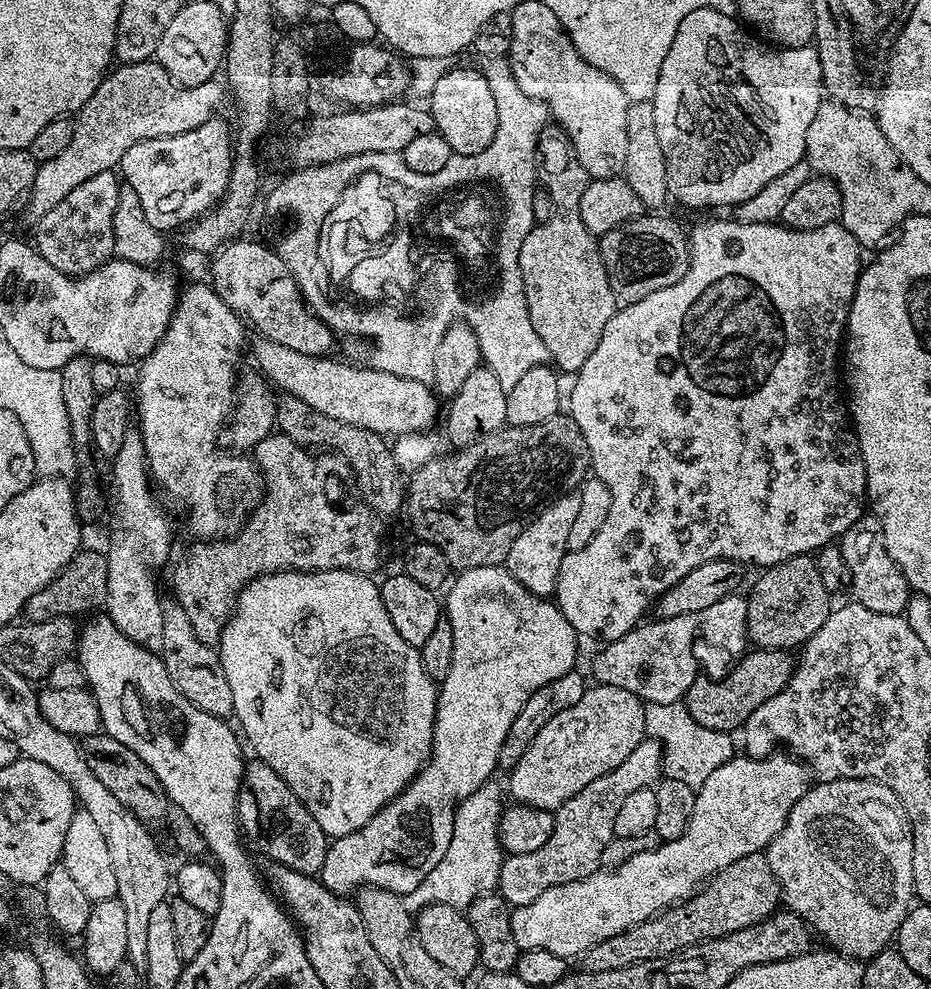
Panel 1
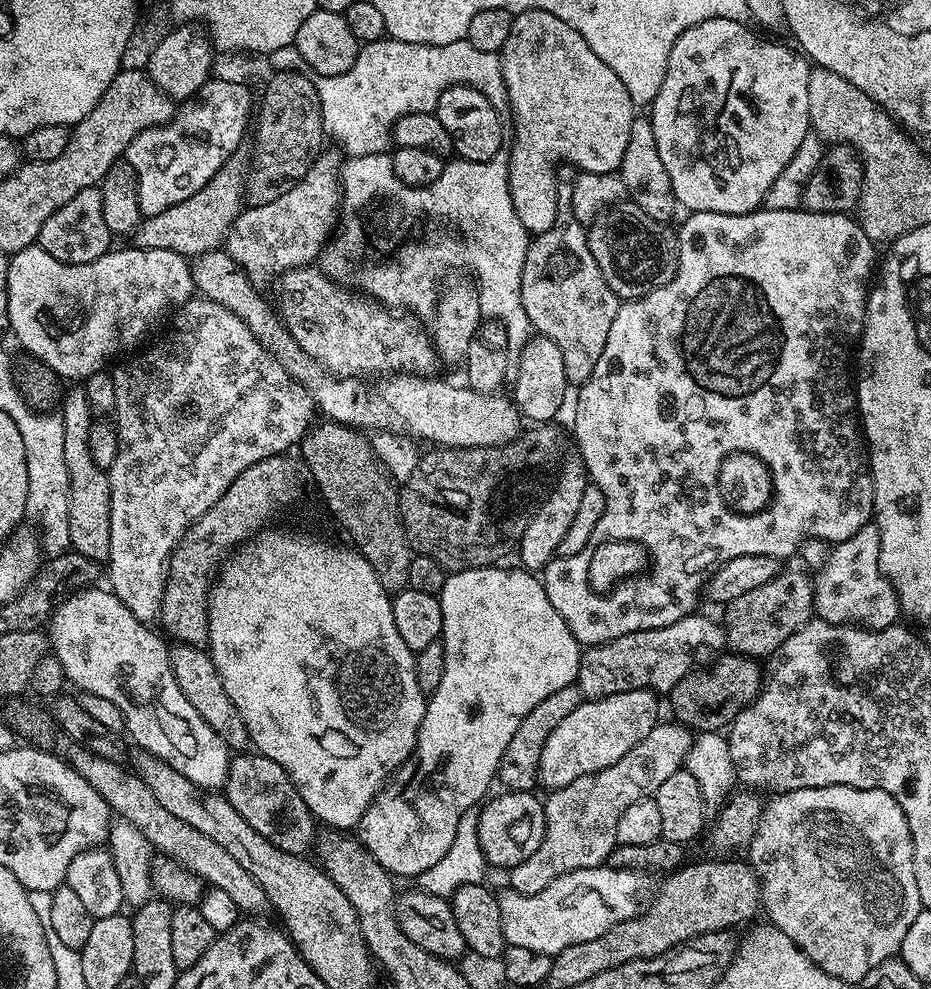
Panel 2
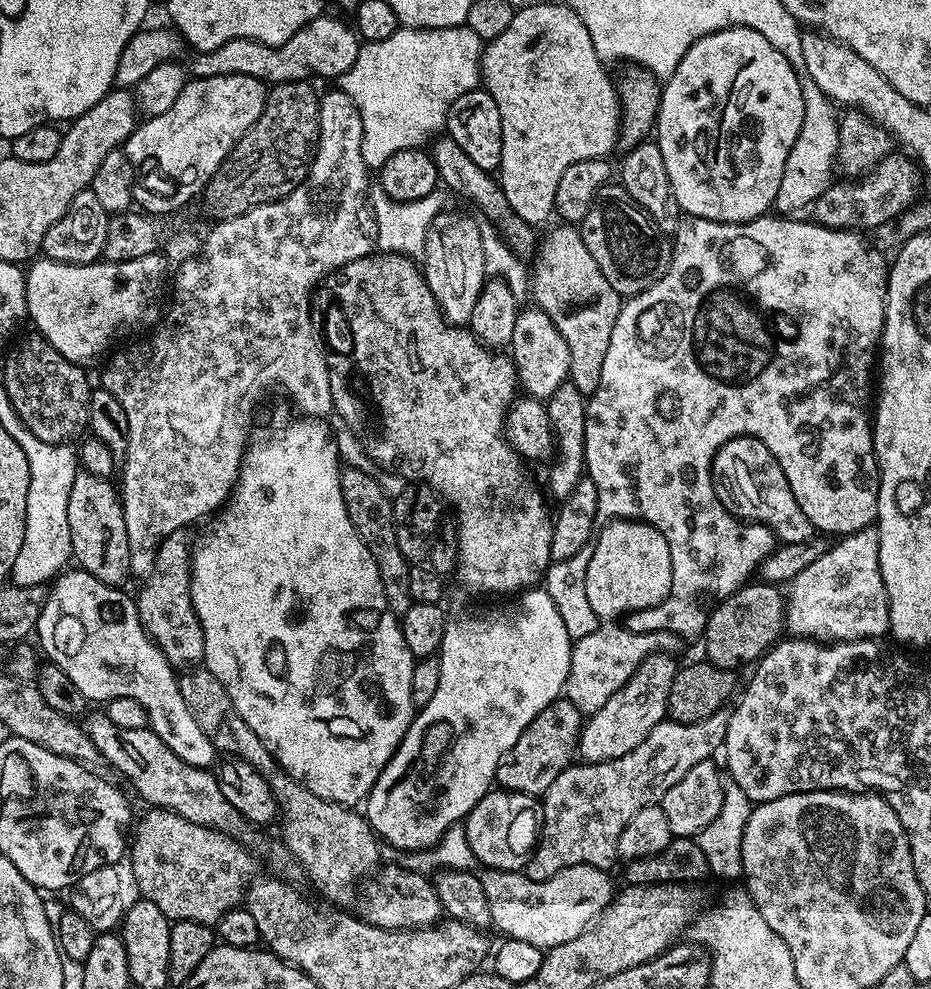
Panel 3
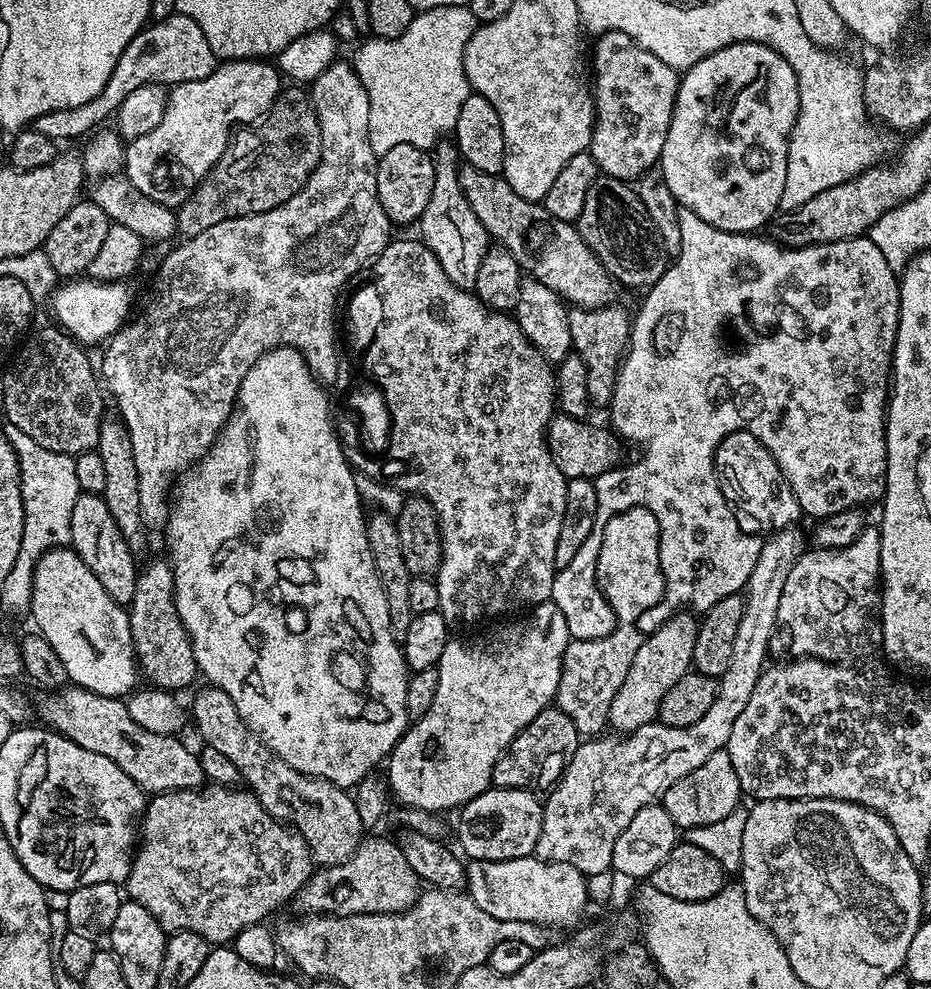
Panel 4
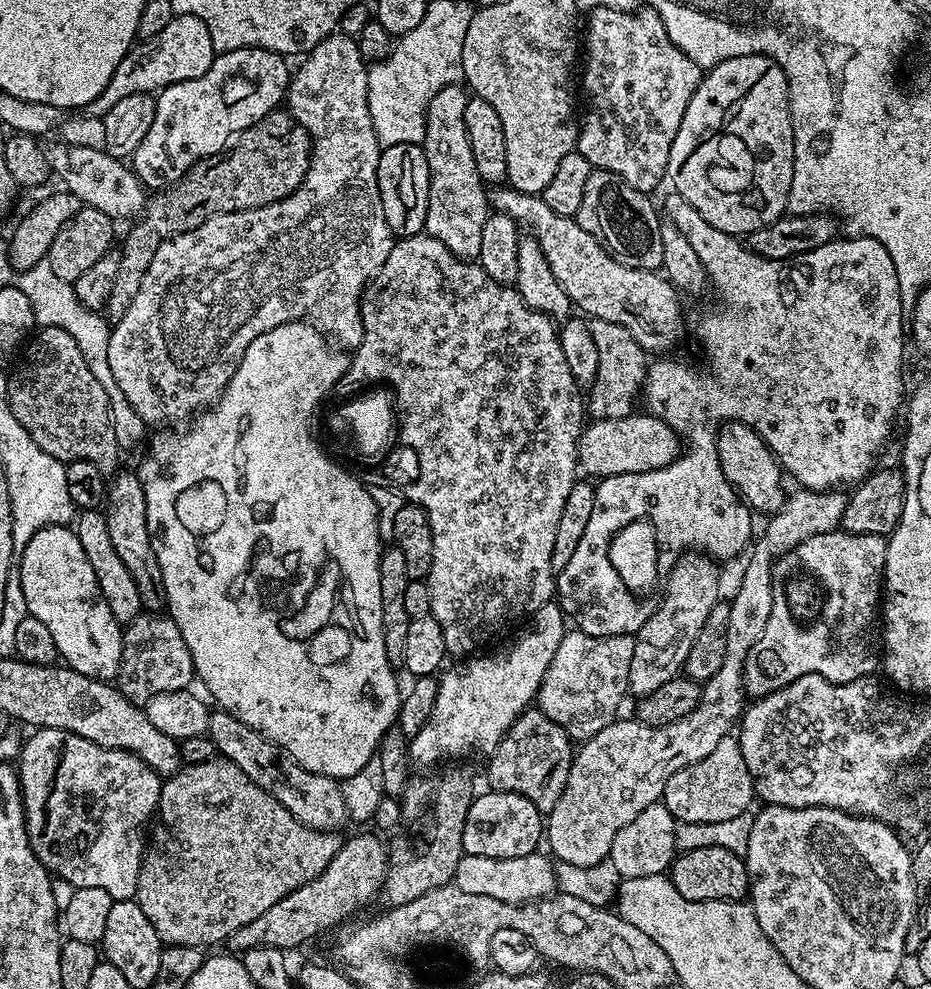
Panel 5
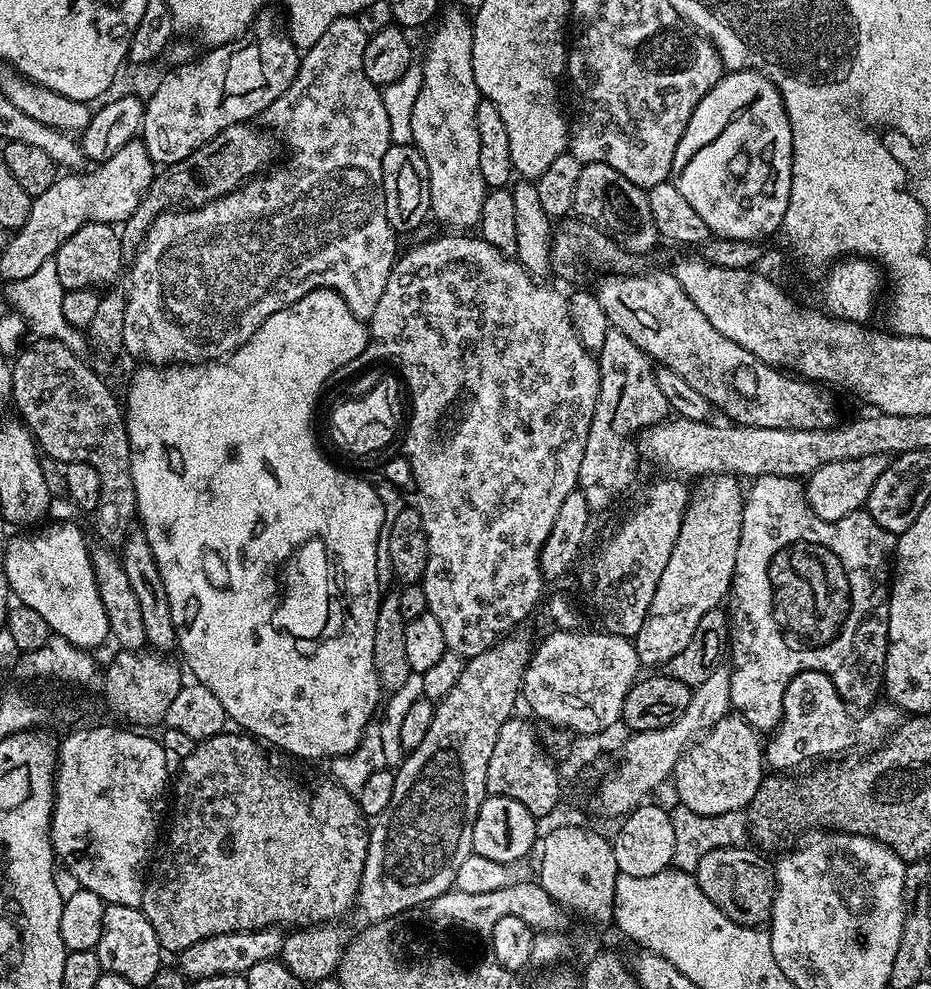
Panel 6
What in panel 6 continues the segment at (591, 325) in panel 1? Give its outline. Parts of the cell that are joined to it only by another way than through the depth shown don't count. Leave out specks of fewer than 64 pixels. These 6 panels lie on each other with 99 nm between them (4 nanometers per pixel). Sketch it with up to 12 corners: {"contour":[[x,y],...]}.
{"contour":[[609,327],[578,491],[608,508],[636,476],[624,445],[669,415],[656,368]]}

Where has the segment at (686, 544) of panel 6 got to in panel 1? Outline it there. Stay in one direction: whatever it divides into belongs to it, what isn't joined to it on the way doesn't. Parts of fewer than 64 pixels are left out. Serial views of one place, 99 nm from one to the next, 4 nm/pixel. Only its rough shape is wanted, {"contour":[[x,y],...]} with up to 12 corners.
{"contour":[[618,686],[538,730],[507,773],[517,804],[561,808],[646,738]]}

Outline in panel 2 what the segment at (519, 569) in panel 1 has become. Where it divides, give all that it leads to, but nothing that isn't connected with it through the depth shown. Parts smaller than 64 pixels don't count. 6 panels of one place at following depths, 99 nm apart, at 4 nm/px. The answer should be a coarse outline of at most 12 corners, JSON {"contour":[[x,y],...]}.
{"contour":[[579,451],[563,453],[548,495],[520,538],[519,563],[556,559],[590,482]]}

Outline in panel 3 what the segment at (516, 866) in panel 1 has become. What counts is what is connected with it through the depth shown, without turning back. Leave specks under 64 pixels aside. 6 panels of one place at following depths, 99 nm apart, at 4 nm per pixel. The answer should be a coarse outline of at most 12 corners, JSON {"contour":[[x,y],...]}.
{"contour":[[728,712],[666,718],[544,791],[526,874],[611,869],[626,822],[723,749]]}

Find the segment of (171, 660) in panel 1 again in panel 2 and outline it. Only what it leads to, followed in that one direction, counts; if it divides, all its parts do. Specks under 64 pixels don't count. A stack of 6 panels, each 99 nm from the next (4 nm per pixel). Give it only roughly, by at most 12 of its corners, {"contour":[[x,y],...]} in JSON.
{"contour":[[173,647],[186,702],[229,750],[250,741],[211,655]]}

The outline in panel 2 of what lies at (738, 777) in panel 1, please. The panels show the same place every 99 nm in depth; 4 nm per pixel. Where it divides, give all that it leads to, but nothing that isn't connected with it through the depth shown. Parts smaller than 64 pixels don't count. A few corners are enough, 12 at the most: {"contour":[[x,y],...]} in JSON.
{"contour":[[635,872],[504,886],[505,945],[555,958],[637,916]]}

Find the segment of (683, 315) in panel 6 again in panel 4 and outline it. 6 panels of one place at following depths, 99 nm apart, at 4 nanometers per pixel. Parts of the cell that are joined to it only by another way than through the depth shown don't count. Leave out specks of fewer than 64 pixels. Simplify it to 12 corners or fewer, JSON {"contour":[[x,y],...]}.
{"contour":[[464,164],[470,210],[531,279],[578,308],[617,289],[575,224]]}

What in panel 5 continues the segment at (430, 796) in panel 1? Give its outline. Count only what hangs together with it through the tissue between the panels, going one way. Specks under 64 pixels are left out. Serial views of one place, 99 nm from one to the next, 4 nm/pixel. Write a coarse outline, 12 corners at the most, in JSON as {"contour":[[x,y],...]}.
{"contour":[[559,603],[505,652],[439,677],[409,758],[495,752],[539,697],[564,637]]}

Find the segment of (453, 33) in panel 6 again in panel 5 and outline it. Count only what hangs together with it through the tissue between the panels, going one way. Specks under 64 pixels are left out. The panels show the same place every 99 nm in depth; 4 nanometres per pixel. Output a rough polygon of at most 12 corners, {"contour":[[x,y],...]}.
{"contour":[[460,84],[438,90],[422,145],[424,232],[479,257],[490,196],[474,166]]}

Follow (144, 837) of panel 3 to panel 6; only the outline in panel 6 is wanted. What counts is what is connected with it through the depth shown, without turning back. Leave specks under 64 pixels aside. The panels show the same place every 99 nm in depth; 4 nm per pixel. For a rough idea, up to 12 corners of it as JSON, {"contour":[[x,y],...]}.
{"contour":[[251,735],[179,761],[140,911],[165,953],[335,921],[369,821]]}

